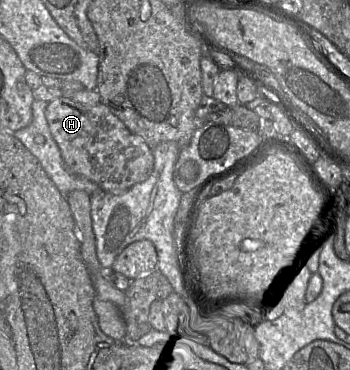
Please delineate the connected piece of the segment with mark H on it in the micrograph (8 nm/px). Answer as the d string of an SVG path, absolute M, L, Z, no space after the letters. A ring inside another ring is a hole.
M61 96L47 103L45 117L68 170L96 183L104 192L122 194L152 173L153 149L130 132L106 105L84 105Z

